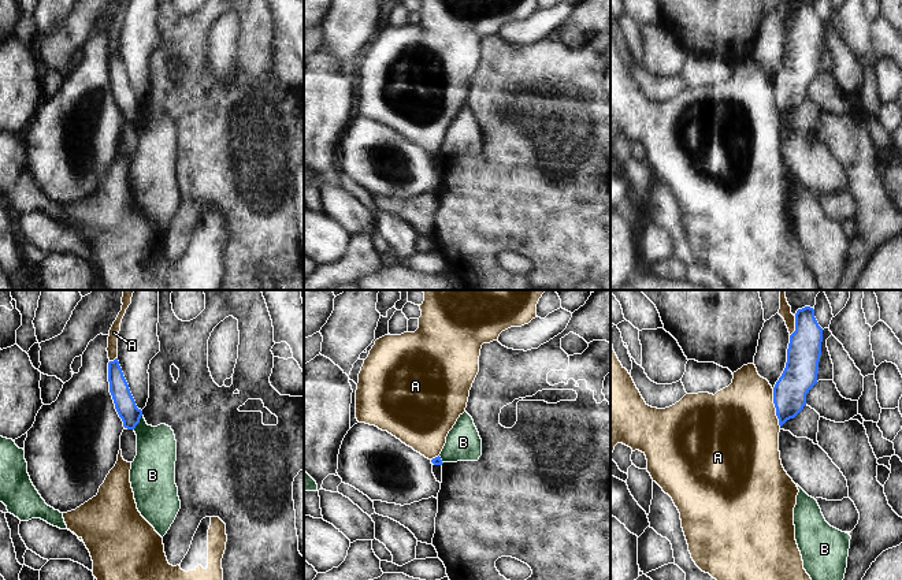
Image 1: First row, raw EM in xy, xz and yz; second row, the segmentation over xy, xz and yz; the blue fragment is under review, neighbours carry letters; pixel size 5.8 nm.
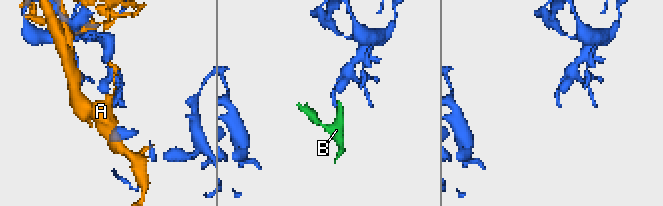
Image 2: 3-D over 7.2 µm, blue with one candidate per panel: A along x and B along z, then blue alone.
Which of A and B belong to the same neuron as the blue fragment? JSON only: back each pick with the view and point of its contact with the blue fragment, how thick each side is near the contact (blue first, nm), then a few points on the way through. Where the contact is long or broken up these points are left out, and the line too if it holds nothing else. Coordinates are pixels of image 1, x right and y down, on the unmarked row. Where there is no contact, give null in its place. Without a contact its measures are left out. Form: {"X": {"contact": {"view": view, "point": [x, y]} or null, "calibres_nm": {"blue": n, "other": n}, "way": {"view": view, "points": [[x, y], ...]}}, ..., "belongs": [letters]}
{"belongs": []}

